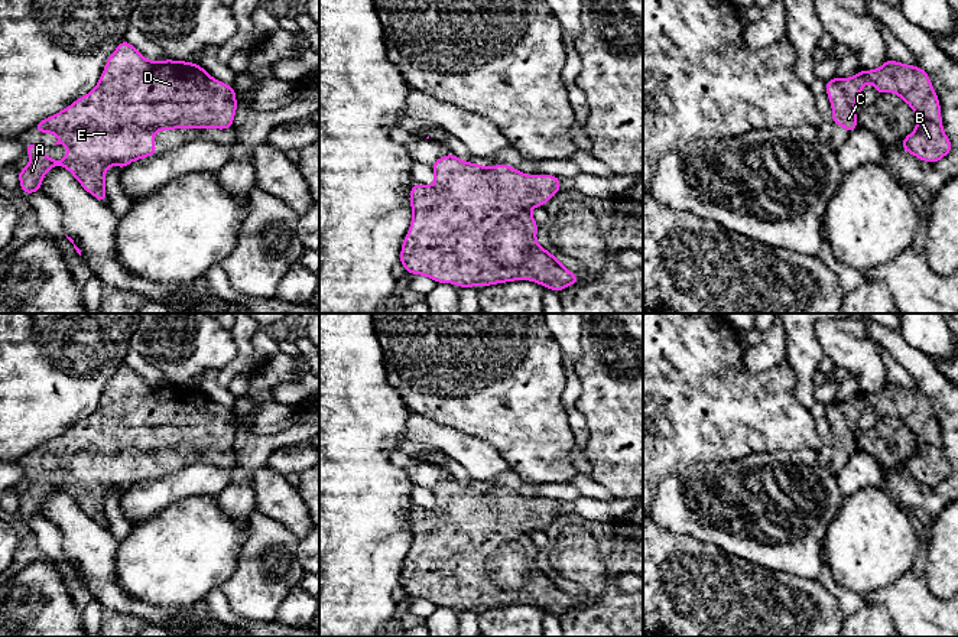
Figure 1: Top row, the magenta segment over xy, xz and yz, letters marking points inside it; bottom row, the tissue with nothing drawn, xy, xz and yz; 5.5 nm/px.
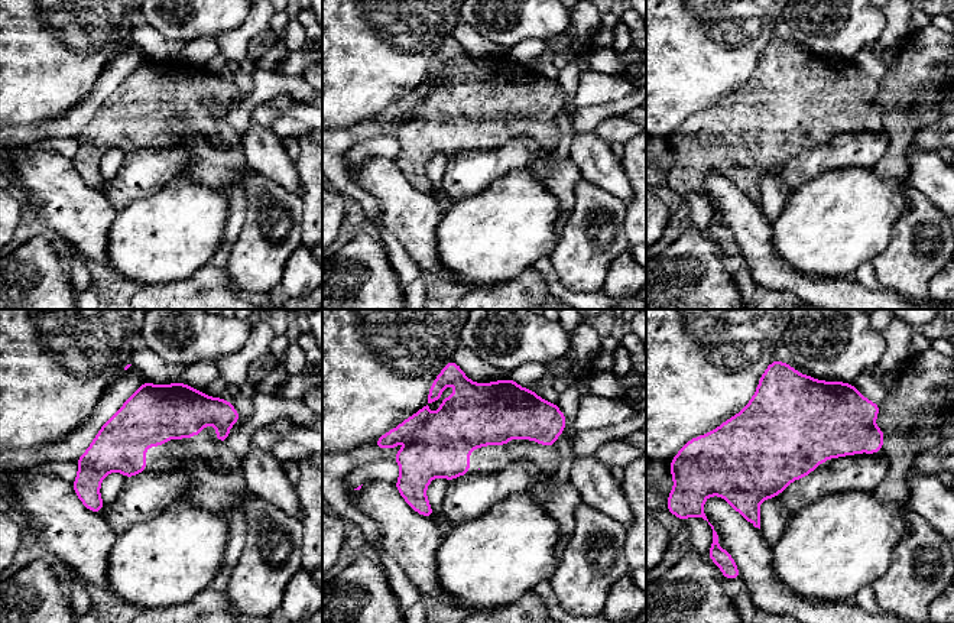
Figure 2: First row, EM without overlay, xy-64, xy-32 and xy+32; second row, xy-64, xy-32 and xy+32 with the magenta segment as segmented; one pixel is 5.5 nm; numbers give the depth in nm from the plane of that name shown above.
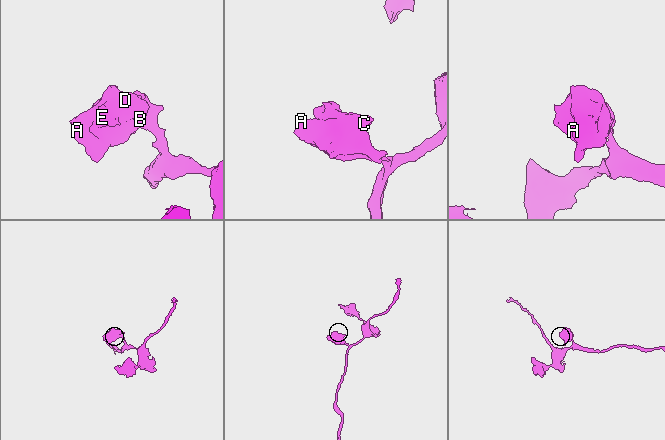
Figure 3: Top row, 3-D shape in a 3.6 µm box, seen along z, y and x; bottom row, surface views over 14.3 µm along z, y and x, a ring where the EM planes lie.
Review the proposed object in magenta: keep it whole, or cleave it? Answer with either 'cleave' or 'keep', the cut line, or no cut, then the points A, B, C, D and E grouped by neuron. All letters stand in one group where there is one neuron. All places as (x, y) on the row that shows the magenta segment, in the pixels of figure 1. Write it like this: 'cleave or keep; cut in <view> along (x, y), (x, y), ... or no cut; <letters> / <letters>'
keep; no cut; A B C D E

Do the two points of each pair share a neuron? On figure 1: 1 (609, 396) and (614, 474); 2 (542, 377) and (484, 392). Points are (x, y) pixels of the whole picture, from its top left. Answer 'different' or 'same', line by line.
1: same
2: same

